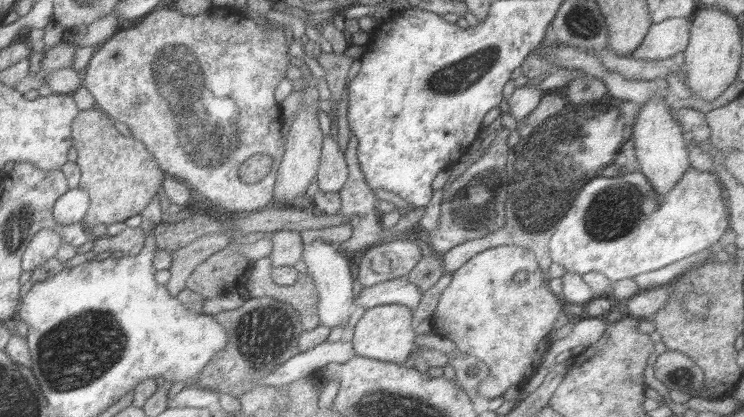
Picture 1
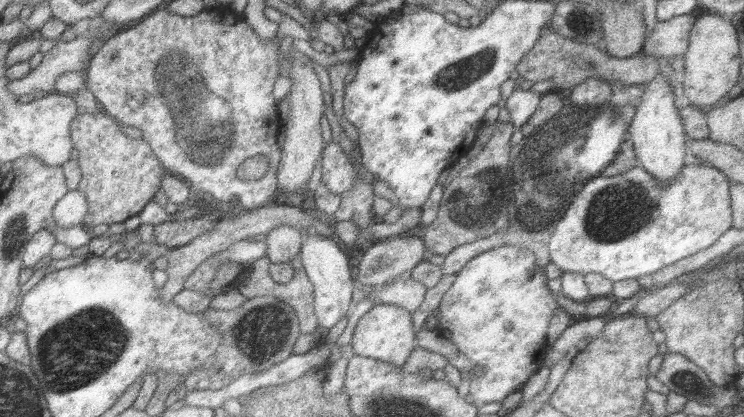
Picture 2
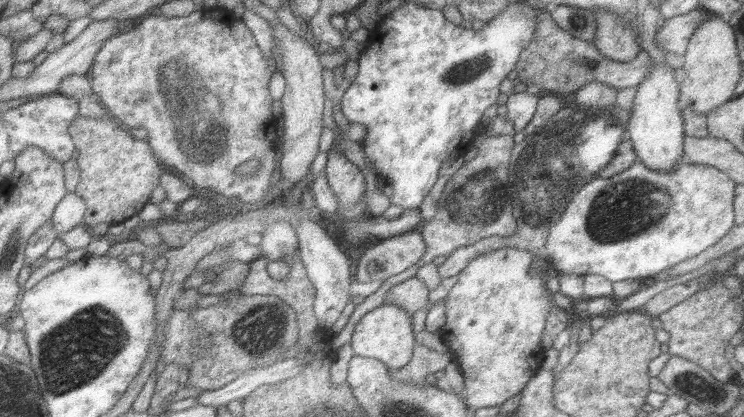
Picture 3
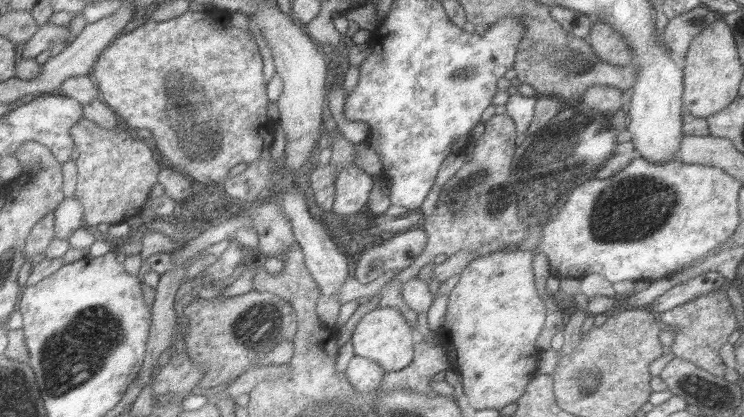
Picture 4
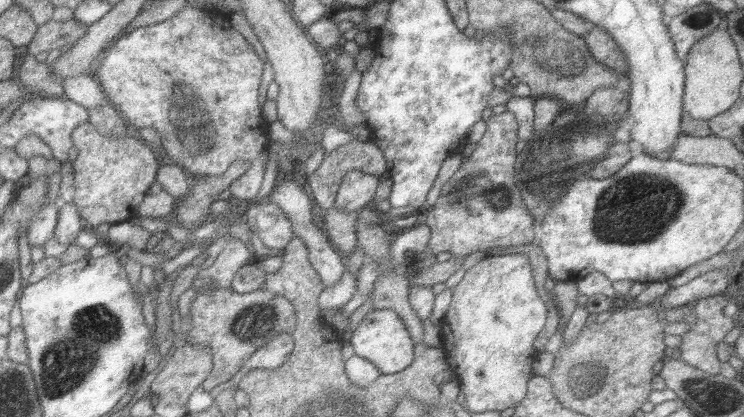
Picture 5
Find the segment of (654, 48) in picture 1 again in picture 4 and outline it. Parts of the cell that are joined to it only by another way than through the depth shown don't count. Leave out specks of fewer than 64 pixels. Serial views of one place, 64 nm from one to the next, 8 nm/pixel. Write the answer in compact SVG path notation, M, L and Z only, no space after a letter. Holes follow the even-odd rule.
M697 6L685 14L679 14L675 18L671 18L663 30L663 44L669 52L673 52L673 56L677 60L683 62L683 58L687 56L689 44L695 36L699 36L705 28L709 28L711 24L715 24L719 18L725 18L725 14Z

